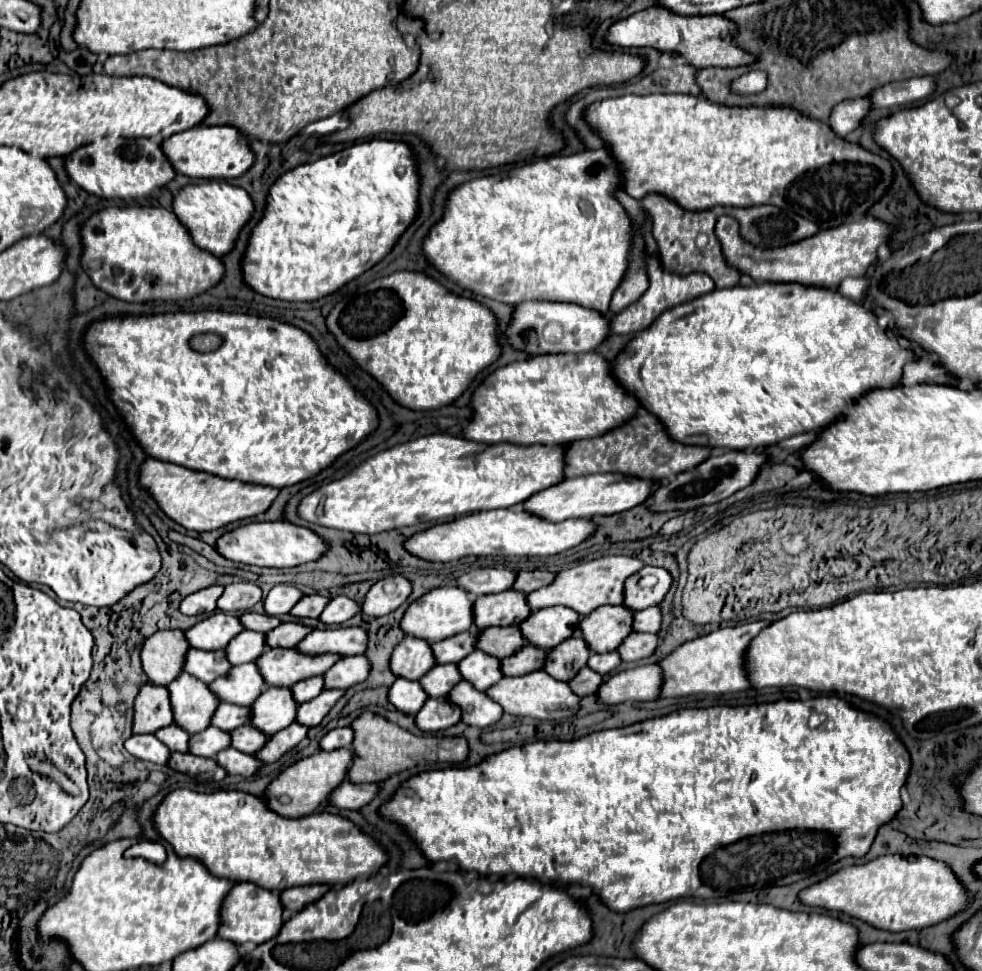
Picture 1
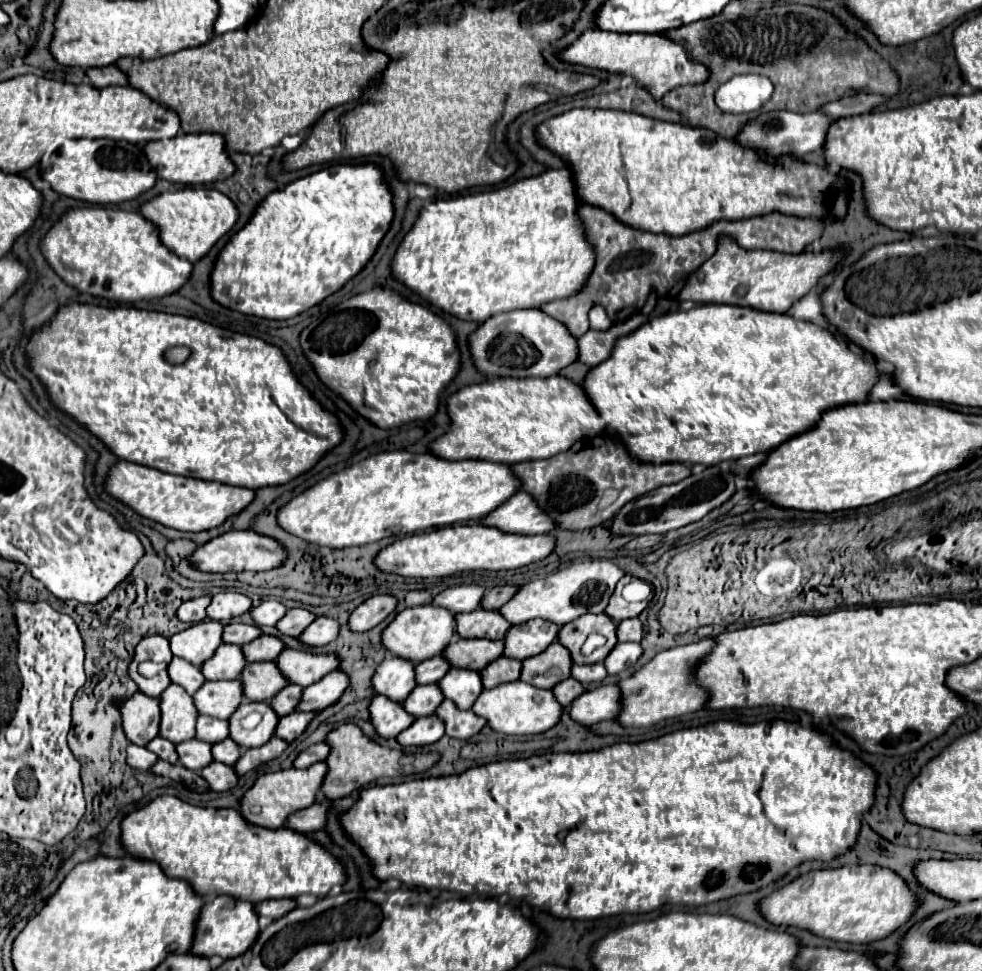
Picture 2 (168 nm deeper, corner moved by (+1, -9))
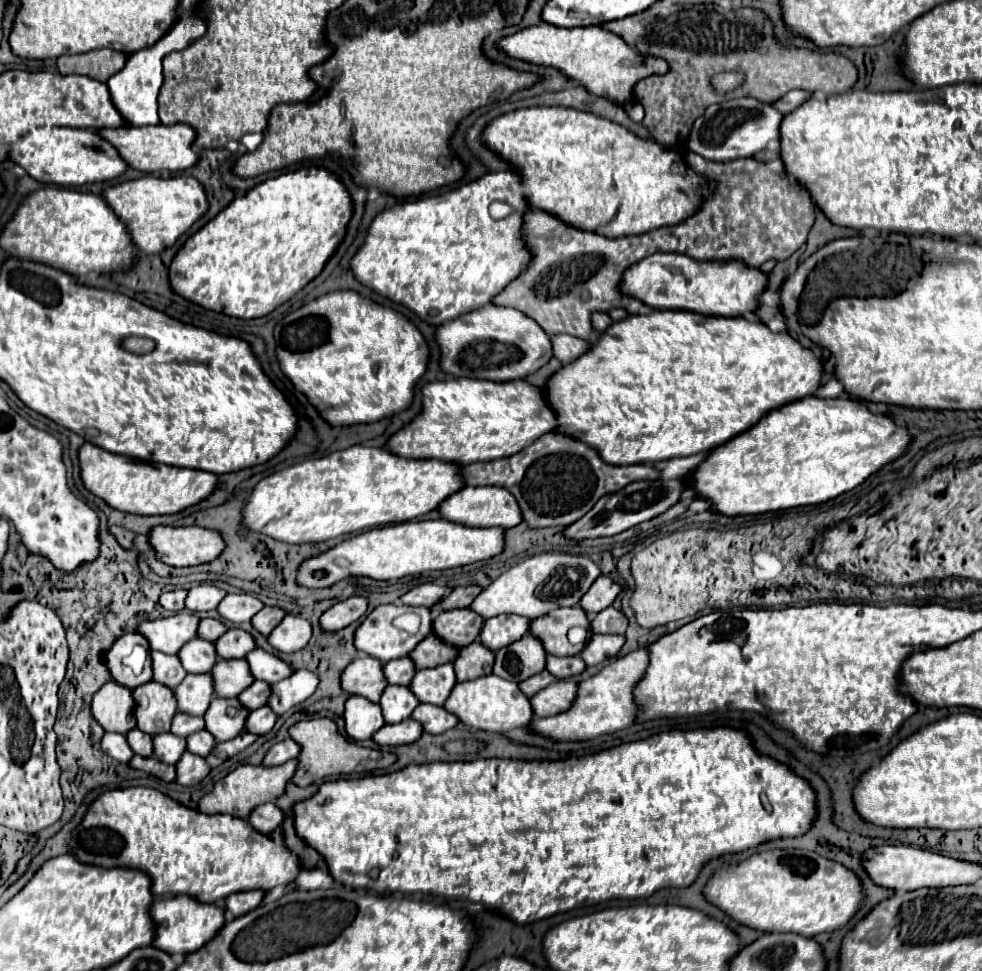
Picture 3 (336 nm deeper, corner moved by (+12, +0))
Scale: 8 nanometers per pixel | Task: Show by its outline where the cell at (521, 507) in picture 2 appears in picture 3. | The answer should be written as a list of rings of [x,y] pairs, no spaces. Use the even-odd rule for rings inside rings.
[[[463,486],[463,490],[451,494],[451,498],[445,498],[439,506],[439,516],[449,522],[457,522],[471,528],[513,528],[521,522],[521,510],[513,498],[511,492],[499,488],[499,486],[483,486],[483,488],[471,488]]]

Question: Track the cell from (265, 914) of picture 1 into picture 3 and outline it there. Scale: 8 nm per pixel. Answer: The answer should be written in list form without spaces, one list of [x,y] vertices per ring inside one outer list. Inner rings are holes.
[[[189,896],[155,898],[151,904],[151,920],[155,922],[155,946],[167,954],[189,954],[207,944],[225,924],[225,910],[215,904],[201,904]]]

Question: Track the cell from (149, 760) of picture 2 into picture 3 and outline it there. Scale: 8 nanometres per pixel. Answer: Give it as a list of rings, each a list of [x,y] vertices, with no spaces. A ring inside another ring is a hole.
[[[111,732],[103,734],[101,750],[105,754],[109,754],[111,758],[115,758],[117,762],[123,762],[123,764],[127,764],[133,758],[133,750],[129,748],[129,744],[127,744],[123,734],[111,734]]]

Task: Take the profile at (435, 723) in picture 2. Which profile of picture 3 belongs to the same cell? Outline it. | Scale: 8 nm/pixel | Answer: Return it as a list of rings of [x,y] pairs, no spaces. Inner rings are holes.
[[[407,718],[399,724],[385,724],[379,732],[373,734],[373,742],[379,746],[401,746],[415,742],[421,734],[423,734],[421,724]]]

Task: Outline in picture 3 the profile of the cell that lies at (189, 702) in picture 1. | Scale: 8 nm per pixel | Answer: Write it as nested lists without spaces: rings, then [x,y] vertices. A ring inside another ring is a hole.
[[[147,682],[133,690],[133,700],[135,700],[135,718],[137,718],[139,730],[151,736],[169,732],[171,718],[177,712],[173,690],[169,690],[159,682]]]

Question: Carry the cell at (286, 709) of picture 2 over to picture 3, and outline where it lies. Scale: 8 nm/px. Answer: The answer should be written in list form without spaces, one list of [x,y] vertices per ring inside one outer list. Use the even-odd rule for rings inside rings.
[[[255,680],[251,684],[251,688],[243,690],[239,694],[239,702],[247,708],[247,710],[255,710],[259,706],[265,706],[267,704],[267,698],[271,694],[271,688],[267,682],[261,682],[261,680]]]

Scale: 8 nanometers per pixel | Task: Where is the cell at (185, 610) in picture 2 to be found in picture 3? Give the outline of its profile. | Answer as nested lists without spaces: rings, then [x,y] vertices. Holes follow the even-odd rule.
[[[187,590],[163,592],[163,594],[161,594],[161,598],[159,598],[159,604],[161,604],[165,610],[181,612],[181,610],[185,608],[185,596],[187,596]]]

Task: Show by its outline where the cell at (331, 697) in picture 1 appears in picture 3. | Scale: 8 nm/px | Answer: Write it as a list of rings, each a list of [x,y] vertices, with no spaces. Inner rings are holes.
[[[261,706],[259,710],[251,710],[251,712],[249,712],[245,732],[251,732],[251,734],[255,734],[255,736],[267,734],[267,732],[273,728],[275,720],[277,720],[277,714],[275,714],[269,706]]]

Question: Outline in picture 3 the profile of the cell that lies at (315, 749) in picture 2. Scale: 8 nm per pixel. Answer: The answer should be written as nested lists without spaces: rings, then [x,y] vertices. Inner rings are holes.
[[[287,738],[287,740],[271,746],[271,750],[263,758],[263,764],[265,766],[275,766],[275,764],[283,764],[283,762],[287,762],[291,758],[297,758],[297,756],[299,756],[299,744],[295,744],[291,738]]]

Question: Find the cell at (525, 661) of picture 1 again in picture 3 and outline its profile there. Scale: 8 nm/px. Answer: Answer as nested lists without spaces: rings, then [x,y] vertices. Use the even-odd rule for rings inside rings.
[[[479,640],[471,642],[467,648],[461,648],[453,662],[457,682],[475,680],[475,678],[491,674],[493,660],[495,660],[493,652],[489,648],[485,648]]]

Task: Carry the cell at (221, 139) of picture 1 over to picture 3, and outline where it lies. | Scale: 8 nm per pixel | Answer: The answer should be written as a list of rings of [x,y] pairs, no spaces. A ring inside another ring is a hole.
[[[187,124],[103,128],[103,130],[97,130],[97,134],[101,134],[101,138],[107,138],[107,142],[111,142],[119,150],[119,154],[127,158],[127,164],[131,168],[141,170],[141,172],[159,172],[159,170],[181,172],[199,160],[199,154],[193,150],[195,130]]]

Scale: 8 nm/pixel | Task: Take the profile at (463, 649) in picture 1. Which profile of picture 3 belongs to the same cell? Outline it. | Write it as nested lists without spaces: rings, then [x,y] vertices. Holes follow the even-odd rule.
[[[399,658],[395,662],[387,662],[383,666],[383,674],[385,674],[389,684],[407,686],[411,682],[411,678],[415,676],[415,666],[409,658]]]

